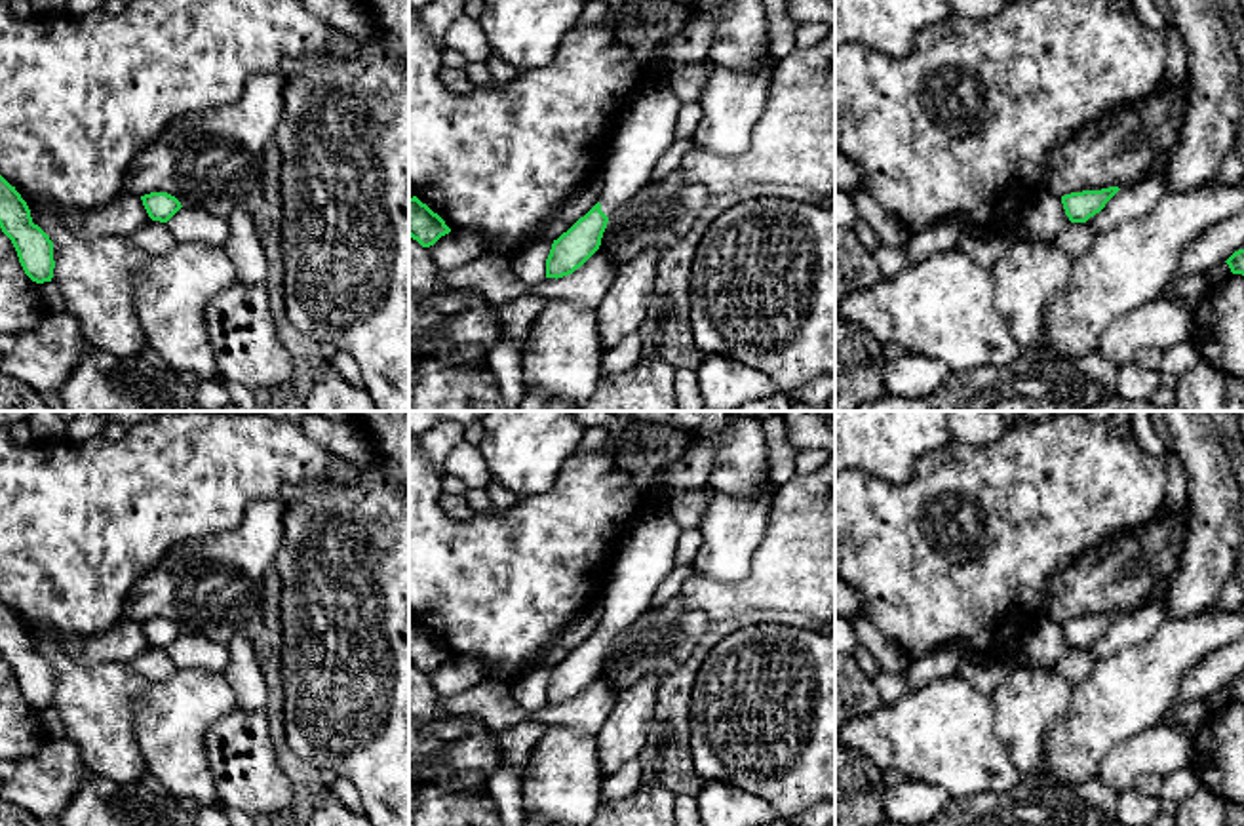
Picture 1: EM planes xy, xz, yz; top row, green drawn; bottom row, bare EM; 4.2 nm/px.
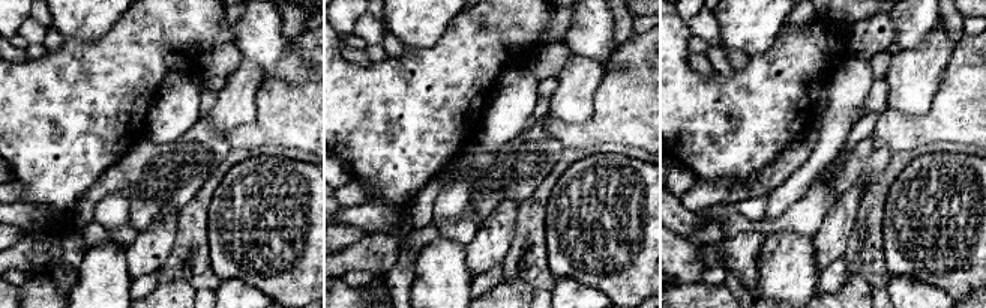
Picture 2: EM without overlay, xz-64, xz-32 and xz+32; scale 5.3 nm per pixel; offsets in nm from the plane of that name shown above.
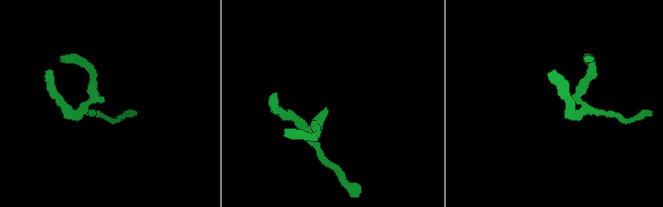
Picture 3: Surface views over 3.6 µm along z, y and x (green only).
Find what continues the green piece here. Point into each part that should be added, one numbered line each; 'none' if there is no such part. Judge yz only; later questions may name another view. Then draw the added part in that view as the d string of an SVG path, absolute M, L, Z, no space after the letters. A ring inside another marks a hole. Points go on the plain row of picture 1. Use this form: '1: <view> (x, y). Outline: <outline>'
none

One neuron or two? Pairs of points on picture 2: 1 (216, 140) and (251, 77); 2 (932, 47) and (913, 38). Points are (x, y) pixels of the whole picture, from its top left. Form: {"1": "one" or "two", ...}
{"1": "one", "2": "two"}

